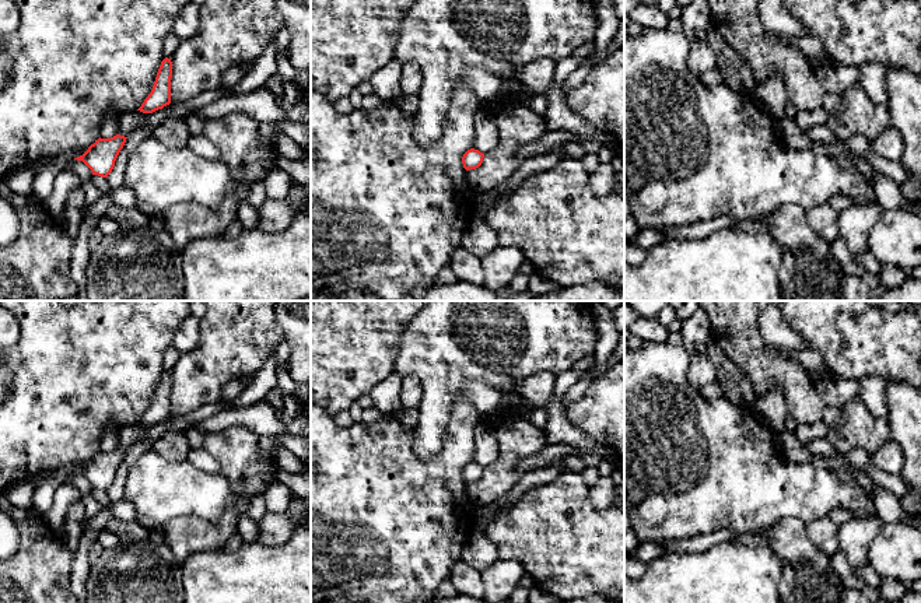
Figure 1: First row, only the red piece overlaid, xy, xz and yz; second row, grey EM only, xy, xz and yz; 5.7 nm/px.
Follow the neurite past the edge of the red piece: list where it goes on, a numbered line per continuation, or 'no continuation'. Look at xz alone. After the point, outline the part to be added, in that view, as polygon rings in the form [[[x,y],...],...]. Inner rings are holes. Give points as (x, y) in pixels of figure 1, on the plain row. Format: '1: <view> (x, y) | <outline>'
no continuation

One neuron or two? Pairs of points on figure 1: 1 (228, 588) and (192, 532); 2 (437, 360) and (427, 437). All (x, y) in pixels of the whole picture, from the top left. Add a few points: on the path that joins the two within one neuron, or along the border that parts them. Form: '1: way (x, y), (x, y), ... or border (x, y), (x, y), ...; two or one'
1: border (221, 549), (192, 553), (181, 564); two
2: way (437, 379), (434, 417); one

